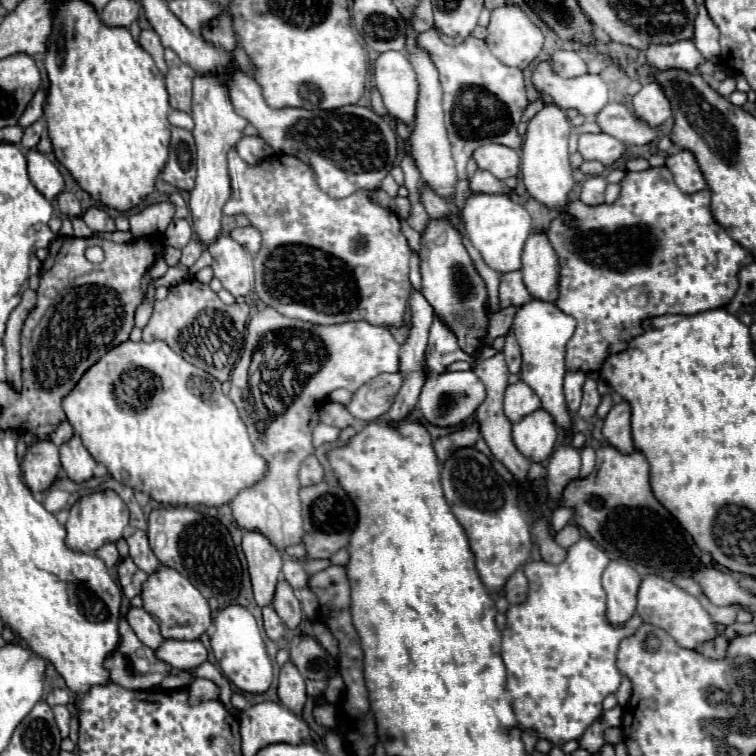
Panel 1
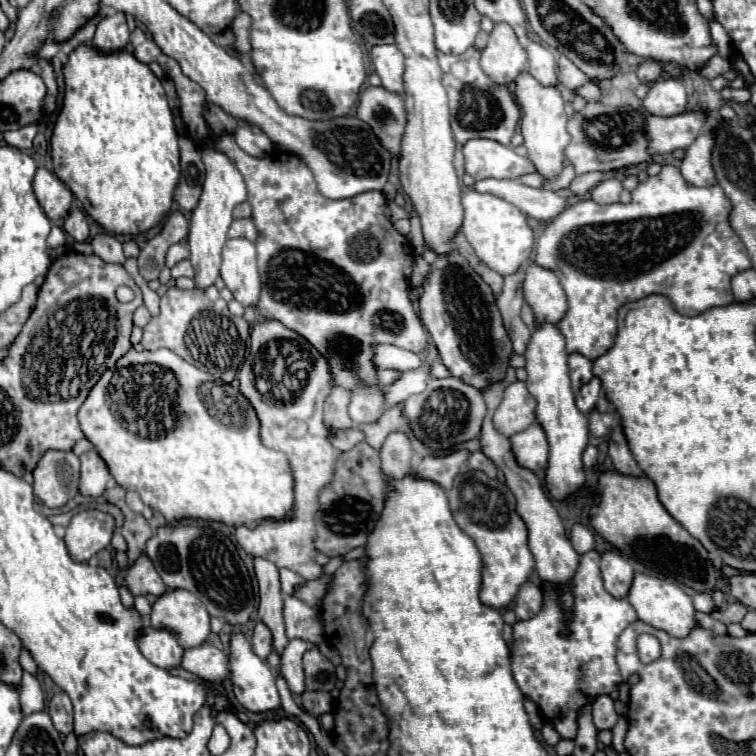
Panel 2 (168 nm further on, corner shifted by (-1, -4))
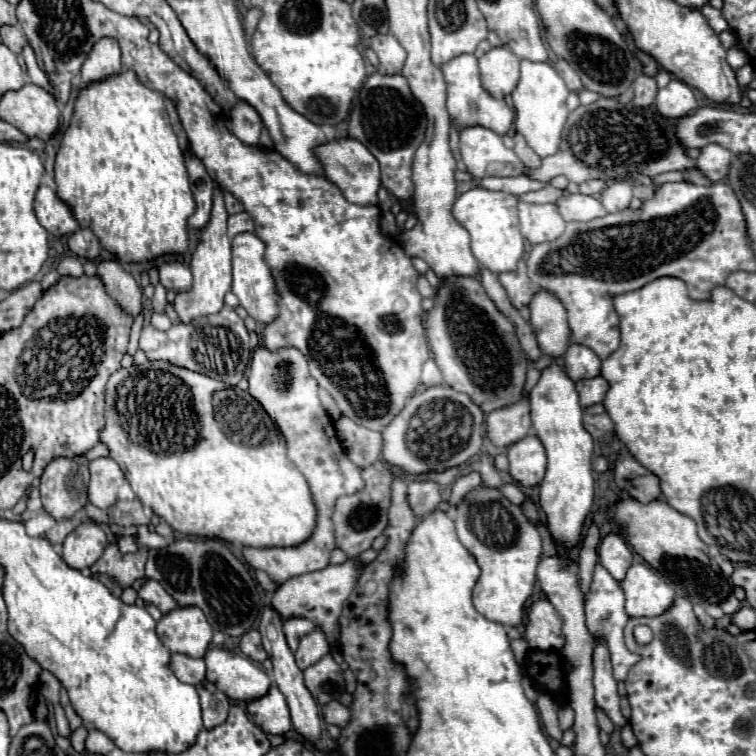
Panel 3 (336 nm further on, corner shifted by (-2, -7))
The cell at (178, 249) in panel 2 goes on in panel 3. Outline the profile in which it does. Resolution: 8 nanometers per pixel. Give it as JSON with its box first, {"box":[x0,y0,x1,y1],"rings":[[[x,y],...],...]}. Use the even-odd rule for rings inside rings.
{"box":[160,261,192,293],"rings":[[[174,261],[160,267],[160,283],[174,293],[188,291],[192,287],[192,273],[186,265]]]}

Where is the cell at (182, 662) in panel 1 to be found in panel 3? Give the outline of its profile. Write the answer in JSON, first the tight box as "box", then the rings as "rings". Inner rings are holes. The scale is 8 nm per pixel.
{"box":[204,647,272,701],"rings":[[[214,647],[206,653],[204,661],[206,679],[234,701],[260,699],[272,687],[272,679],[266,671],[244,655]]]}

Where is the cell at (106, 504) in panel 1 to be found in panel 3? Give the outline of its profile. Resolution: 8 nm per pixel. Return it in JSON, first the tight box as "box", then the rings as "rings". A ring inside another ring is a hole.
{"box":[62,521,108,571],"rings":[[[86,521],[78,525],[72,533],[68,533],[68,537],[64,539],[62,559],[72,569],[82,571],[86,567],[92,567],[100,559],[106,545],[108,545],[108,539],[102,527],[92,521]]]}

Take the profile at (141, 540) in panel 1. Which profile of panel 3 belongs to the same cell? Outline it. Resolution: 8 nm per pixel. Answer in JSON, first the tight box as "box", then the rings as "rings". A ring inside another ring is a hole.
{"box":[138,579,178,613],"rings":[[[148,579],[148,581],[140,587],[138,595],[140,595],[140,599],[144,599],[146,603],[156,605],[162,613],[168,613],[168,611],[172,611],[172,609],[178,605],[178,603],[162,589],[162,585],[158,585],[158,581],[152,581],[152,579]]]}

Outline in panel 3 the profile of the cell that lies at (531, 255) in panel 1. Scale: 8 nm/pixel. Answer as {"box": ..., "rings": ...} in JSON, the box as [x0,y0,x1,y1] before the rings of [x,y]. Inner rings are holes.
{"box":[530,293,570,359],"rings":[[[534,293],[530,313],[532,331],[540,349],[554,359],[562,357],[570,345],[570,327],[562,303],[556,297],[550,297],[550,293]]]}

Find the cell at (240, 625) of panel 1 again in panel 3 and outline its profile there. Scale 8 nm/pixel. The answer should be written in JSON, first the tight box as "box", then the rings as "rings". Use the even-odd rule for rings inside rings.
{"box":[248,687,292,735],"rings":[[[272,687],[266,697],[250,701],[248,715],[264,733],[270,735],[286,735],[292,729],[288,705],[278,687]]]}

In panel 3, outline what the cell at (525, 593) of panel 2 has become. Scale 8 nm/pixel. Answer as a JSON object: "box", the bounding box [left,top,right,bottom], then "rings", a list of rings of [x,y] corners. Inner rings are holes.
{"box":[526,601,564,649],"rings":[[[536,601],[532,603],[528,617],[526,617],[526,641],[530,647],[538,649],[538,641],[542,641],[542,649],[562,649],[564,647],[564,633],[562,633],[562,619],[550,601]]]}

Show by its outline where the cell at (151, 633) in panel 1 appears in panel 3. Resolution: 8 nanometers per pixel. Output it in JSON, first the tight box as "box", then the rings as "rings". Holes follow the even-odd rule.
{"box":[170,655,206,685],"rings":[[[172,655],[170,659],[172,671],[174,675],[182,681],[182,683],[190,683],[190,685],[198,685],[206,679],[206,665],[204,659],[192,659],[186,655]]]}

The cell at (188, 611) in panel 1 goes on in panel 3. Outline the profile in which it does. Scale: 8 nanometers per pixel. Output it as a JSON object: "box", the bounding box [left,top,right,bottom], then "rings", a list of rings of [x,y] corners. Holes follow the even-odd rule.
{"box":[158,607,212,657],"rings":[[[176,607],[158,621],[158,637],[170,653],[204,657],[212,641],[212,627],[198,607]]]}

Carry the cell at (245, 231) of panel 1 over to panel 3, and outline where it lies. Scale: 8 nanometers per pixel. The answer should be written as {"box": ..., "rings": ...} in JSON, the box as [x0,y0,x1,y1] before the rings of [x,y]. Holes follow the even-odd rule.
{"box":[228,211,254,237],"rings":[[[246,211],[228,217],[228,237],[236,237],[238,233],[246,231],[254,231],[254,221]]]}

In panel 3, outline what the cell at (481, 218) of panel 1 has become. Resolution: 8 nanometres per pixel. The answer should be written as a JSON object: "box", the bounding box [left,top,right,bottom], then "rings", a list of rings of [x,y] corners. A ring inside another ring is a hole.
{"box":[452,187,524,273],"rings":[[[474,187],[462,193],[454,207],[452,215],[456,221],[470,233],[472,239],[472,253],[482,267],[492,273],[506,273],[514,271],[516,263],[522,259],[524,253],[524,237],[518,227],[518,197],[502,191],[488,191]]]}

